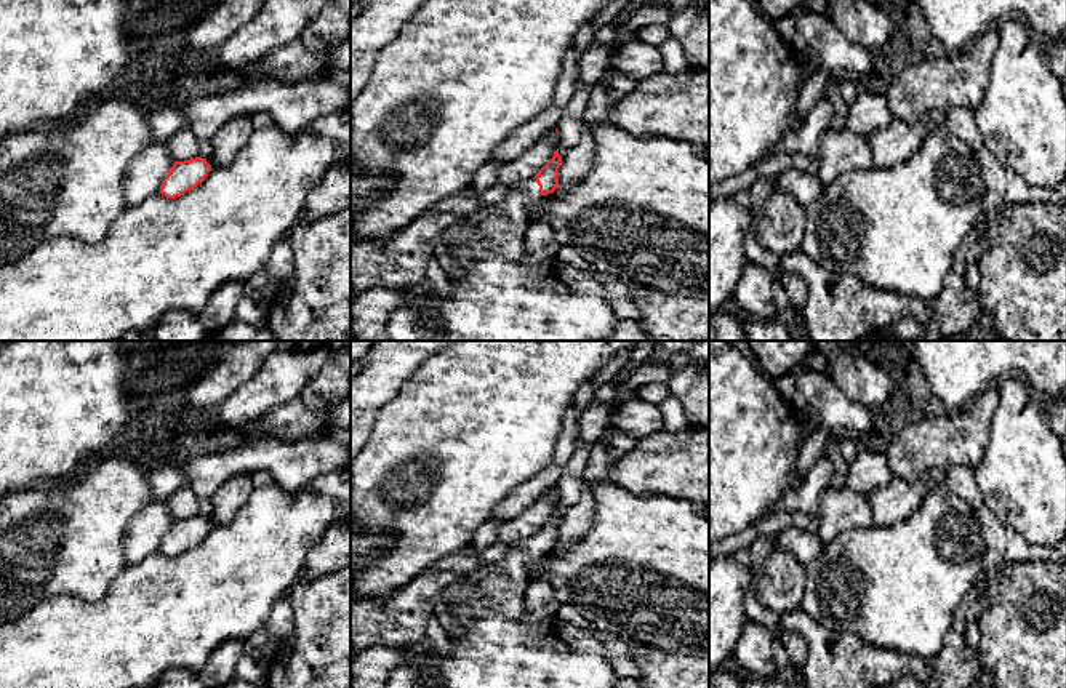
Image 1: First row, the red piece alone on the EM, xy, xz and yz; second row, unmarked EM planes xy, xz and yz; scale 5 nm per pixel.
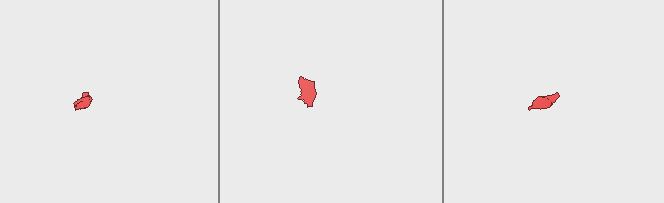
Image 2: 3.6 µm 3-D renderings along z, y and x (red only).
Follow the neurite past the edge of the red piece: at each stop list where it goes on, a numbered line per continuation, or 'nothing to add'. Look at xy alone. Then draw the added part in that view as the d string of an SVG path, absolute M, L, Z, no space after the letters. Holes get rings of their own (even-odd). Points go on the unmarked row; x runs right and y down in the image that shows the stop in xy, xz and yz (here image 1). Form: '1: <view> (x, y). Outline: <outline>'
nothing to add

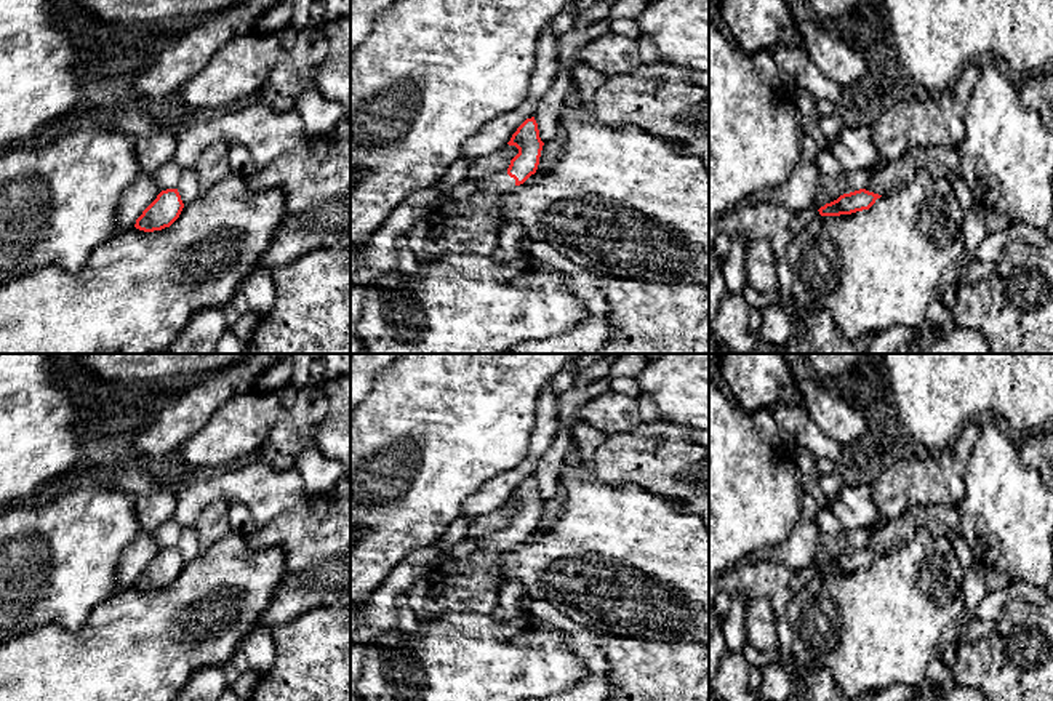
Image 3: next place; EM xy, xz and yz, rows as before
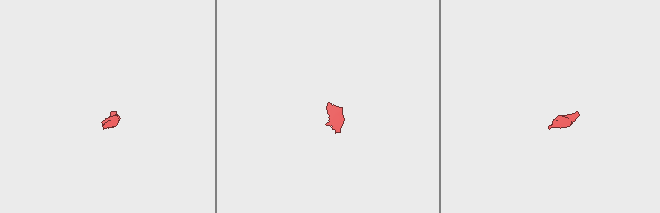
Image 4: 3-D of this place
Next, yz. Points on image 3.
1: yz (800, 578). Outline: M807 567L802 570L794 570L794 576L791 581L792 595L800 592L811 579L819 575L819 570L815 567Z

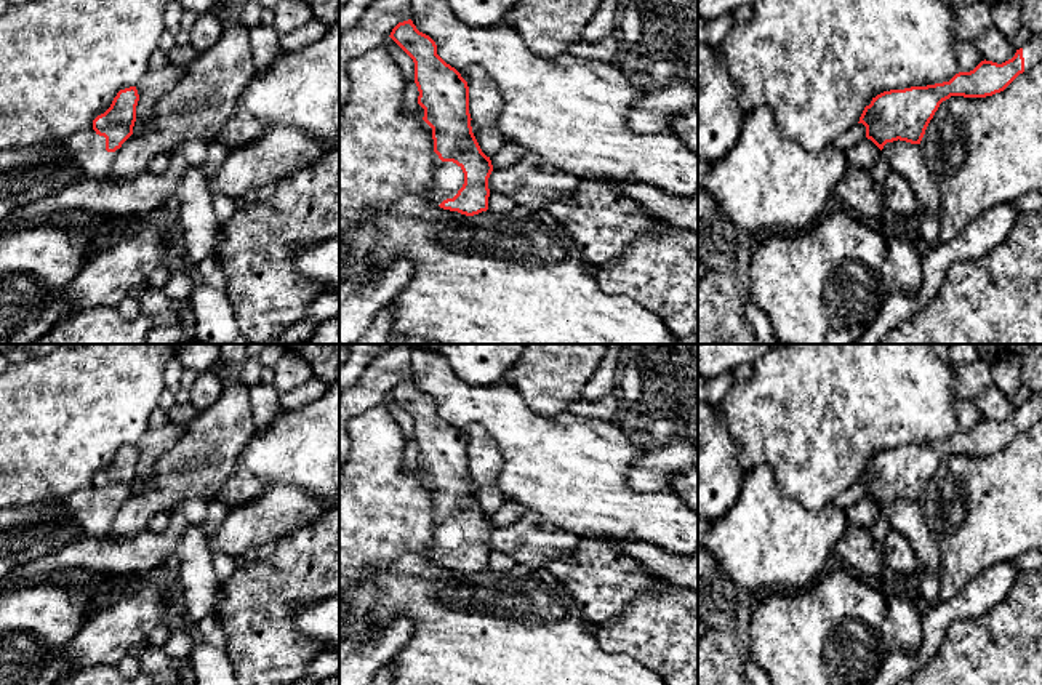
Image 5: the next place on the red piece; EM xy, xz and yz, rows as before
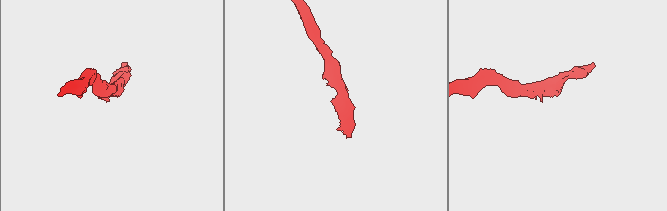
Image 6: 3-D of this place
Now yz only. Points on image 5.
1: yz (1033, 408). Outline: M1034 392L1023 405L1024 431L1028 431L1042 416L1042 392Z

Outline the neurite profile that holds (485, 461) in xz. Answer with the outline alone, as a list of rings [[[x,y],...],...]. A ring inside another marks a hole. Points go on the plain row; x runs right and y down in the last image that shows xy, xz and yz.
[[[471,424],[467,429],[469,472],[471,477],[483,487],[496,487],[501,472],[503,458],[480,424]]]

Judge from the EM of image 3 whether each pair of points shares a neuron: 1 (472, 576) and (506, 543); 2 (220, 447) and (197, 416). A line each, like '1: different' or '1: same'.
1: same
2: different

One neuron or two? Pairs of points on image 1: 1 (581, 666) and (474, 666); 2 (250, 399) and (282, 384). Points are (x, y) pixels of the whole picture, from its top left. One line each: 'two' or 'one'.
1: one
2: one

